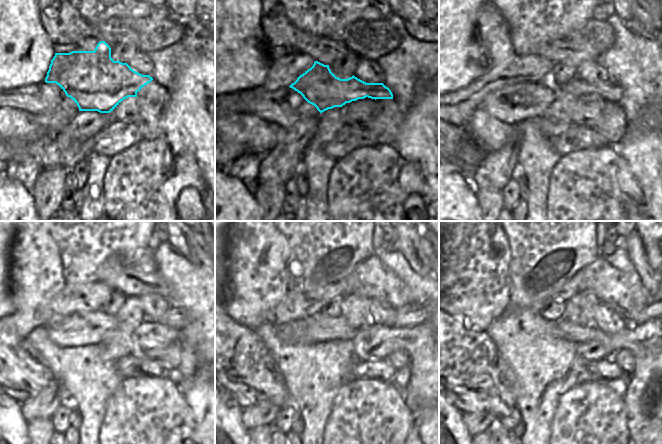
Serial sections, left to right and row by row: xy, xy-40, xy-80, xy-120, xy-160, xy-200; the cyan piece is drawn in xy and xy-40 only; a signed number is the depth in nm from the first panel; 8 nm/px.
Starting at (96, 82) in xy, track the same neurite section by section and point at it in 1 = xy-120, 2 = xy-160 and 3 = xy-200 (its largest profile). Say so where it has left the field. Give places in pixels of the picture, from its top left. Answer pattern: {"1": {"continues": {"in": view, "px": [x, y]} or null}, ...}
{"1": {"continues": {"in": "xy-120", "px": [176, 317]}}, "2": {"continues": {"in": "xy-160", "px": [412, 314]}}, "3": {"continues": {"in": "xy-200", "px": [637, 316]}}}

